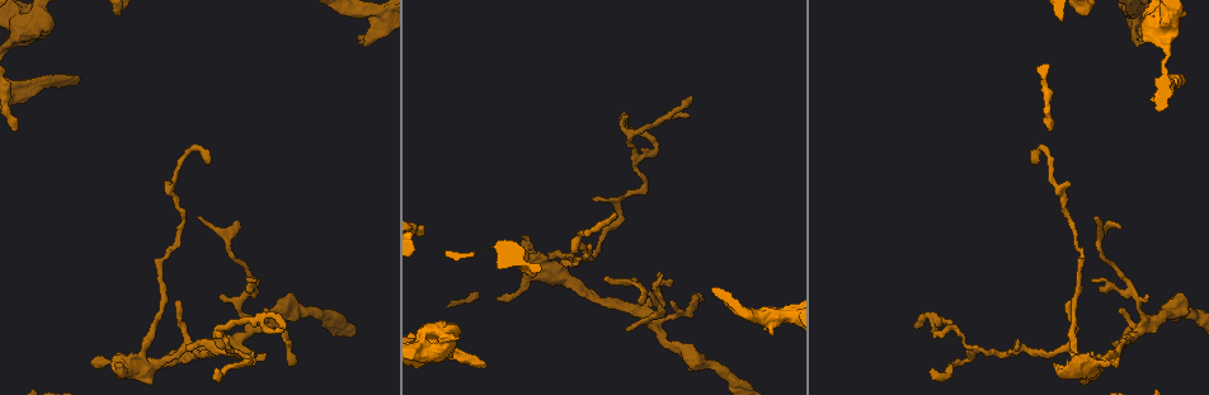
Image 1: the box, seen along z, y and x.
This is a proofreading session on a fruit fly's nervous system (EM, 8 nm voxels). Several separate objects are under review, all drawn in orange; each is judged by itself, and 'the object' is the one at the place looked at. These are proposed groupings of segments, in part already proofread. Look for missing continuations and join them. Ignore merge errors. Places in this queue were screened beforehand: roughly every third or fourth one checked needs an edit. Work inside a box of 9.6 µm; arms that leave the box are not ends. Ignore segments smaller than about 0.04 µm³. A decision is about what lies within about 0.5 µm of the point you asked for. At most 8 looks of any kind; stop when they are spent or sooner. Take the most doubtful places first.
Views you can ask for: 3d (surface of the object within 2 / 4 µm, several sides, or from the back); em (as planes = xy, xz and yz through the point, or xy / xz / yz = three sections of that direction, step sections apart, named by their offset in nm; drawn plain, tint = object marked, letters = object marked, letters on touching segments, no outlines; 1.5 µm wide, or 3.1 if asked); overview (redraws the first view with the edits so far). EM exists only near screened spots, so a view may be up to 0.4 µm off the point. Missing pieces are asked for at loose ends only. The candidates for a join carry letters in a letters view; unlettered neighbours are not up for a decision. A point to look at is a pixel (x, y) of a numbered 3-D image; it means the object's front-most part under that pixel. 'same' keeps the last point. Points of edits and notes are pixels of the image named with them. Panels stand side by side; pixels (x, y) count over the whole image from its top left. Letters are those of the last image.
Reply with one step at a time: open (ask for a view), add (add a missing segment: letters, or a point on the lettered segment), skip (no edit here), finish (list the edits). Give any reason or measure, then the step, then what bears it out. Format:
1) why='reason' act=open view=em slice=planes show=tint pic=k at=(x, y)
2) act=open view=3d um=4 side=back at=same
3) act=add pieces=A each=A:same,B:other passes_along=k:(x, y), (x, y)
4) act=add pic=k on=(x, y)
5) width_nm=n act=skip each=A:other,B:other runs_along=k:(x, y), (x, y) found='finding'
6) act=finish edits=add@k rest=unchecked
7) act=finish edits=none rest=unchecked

why='free end' act=open view=em slice=planes show=letters pic=1 at=(80, 79)

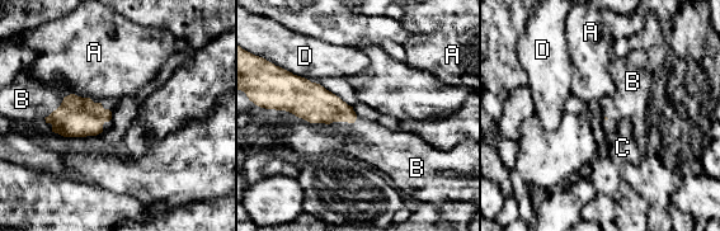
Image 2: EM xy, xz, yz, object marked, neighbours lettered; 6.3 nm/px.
act=add pieces=B each=A:other,B:same,C:other,D:other passes_along=2:(311, 102), (314, 122), (314, 140) found='the neuron continues'

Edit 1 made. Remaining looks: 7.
why='free end' act=open view=3d um=4 pic=1 at=(359, 39)

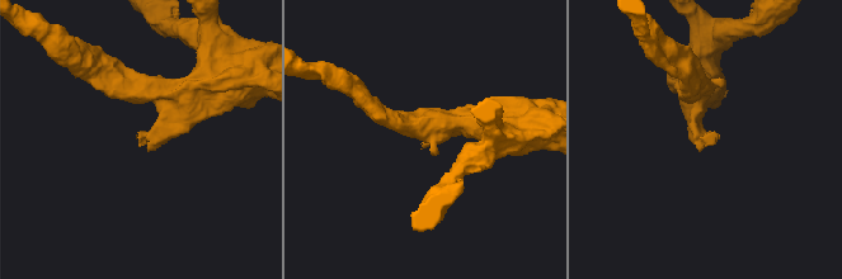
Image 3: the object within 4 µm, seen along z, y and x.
act=open view=em slice=xy step=4 show=tint pic=3 at=(138, 135)

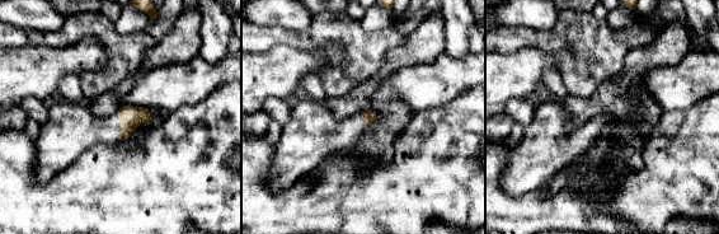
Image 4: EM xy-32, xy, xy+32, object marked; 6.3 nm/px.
why='see the neighbours' act=open view=em slice=xy step=4 show=letters at=same

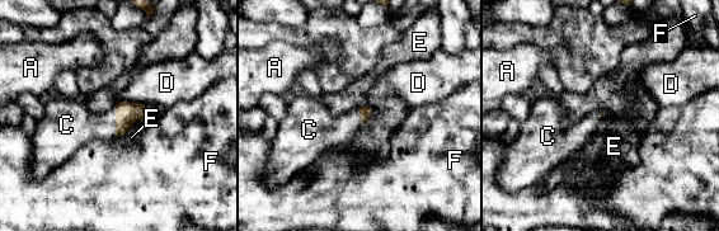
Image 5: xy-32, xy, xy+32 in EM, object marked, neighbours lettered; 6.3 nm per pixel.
act=add pieces=C each=A:other,C:same,D:other,E:other,F:other passes_along=5:(127, 113), (116, 122), (76, 125) found='the neuron continues'

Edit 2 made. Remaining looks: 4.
why='stops while still wide' act=open view=3d um=4 pic=1 at=(521, 237)

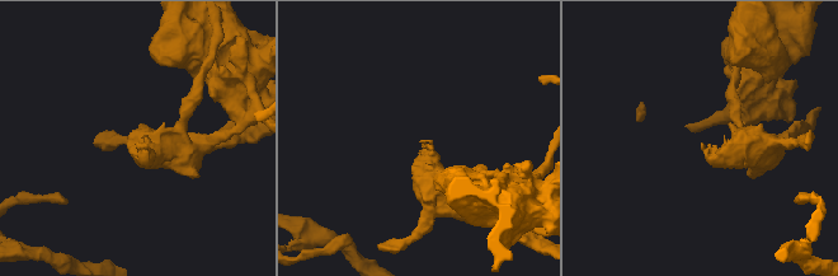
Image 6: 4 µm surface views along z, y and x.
why='shape alone is not enough' act=open view=em slice=xz step=4 show=letters pic=6 at=(140, 143)

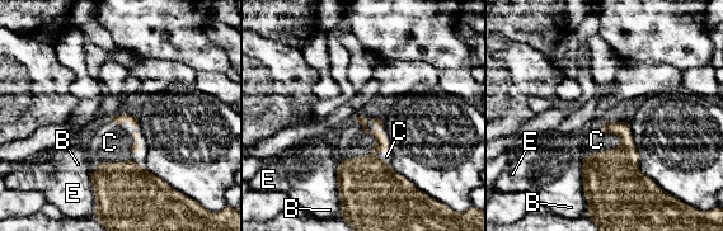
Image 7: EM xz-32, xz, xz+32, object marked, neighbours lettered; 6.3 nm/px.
act=add pieces=C each=B:other,C:same,E:other passes_along=7:(371, 193), (370, 154), (386, 156) found='the neuron continues'

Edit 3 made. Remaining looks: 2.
act=finish edits=add@2,add@5,add@7 rest=unchecked

